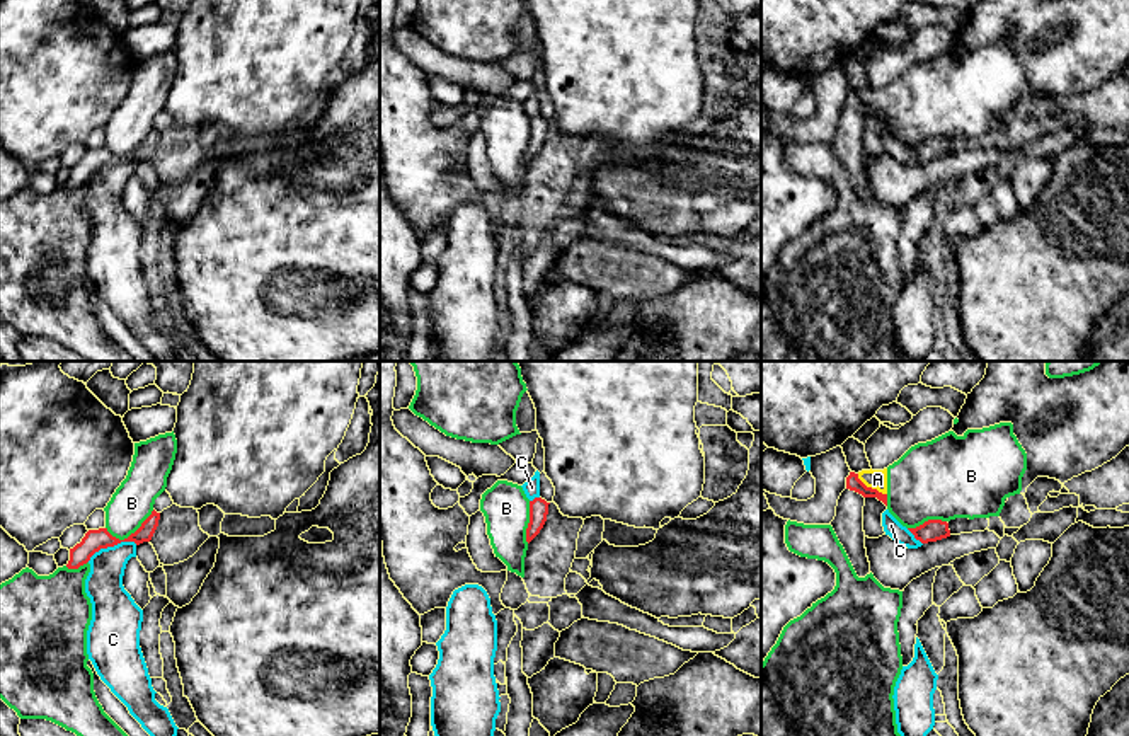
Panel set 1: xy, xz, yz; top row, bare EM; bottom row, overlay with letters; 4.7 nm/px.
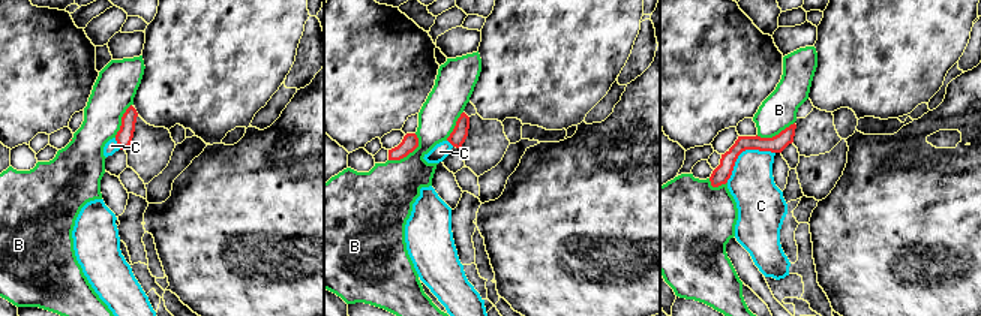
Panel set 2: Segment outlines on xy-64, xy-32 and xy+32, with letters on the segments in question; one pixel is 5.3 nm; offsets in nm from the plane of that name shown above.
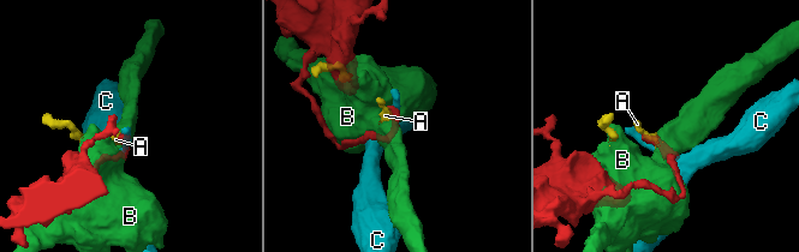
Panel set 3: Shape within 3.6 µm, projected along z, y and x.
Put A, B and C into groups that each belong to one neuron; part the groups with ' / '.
A B / C

